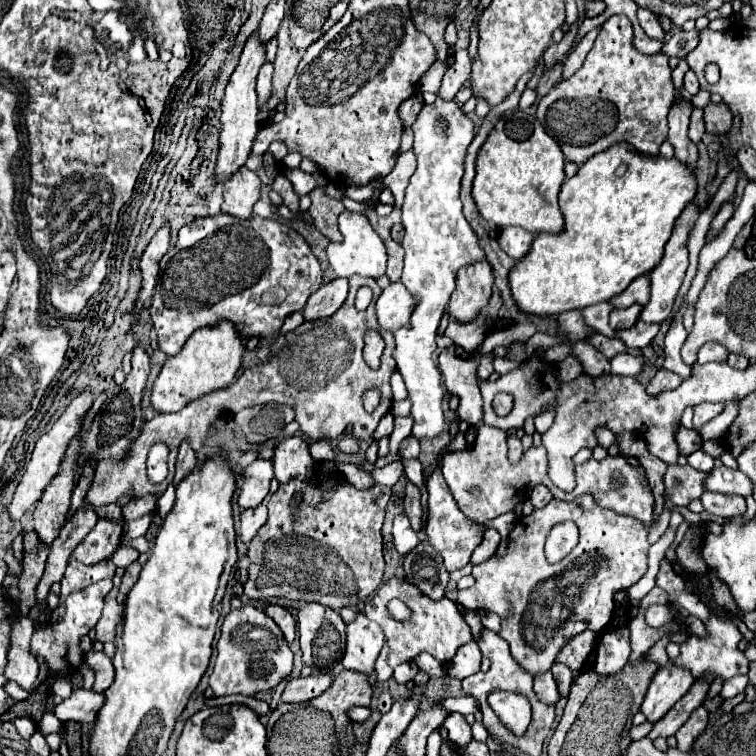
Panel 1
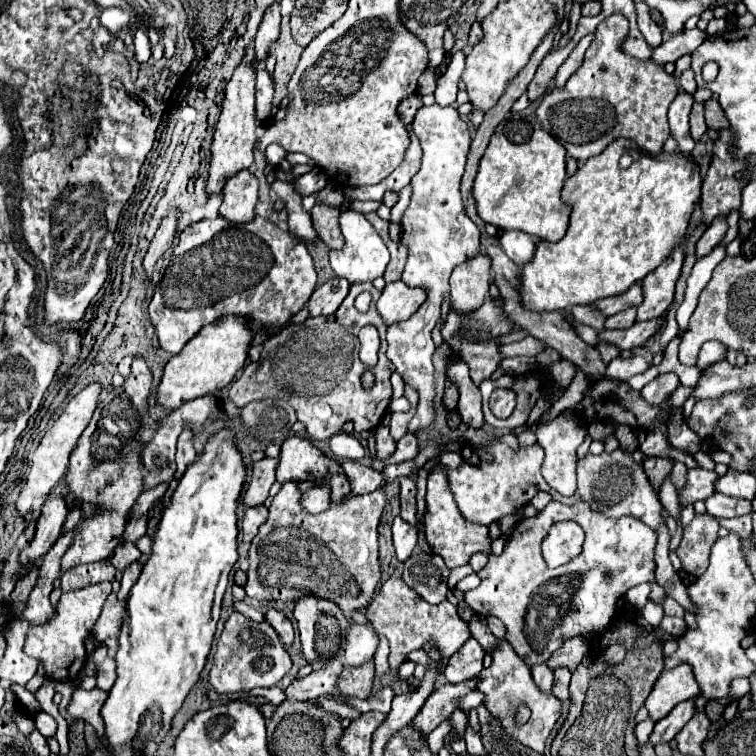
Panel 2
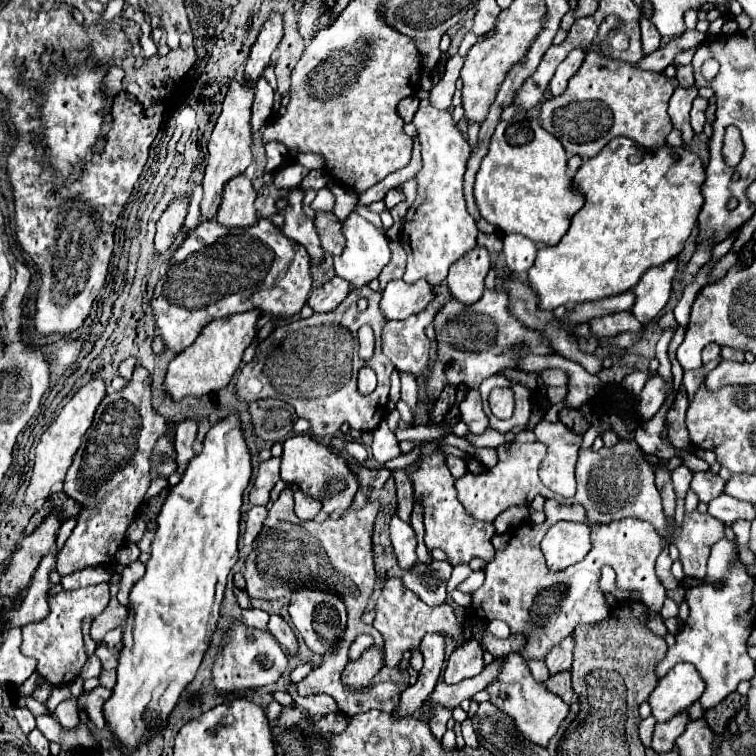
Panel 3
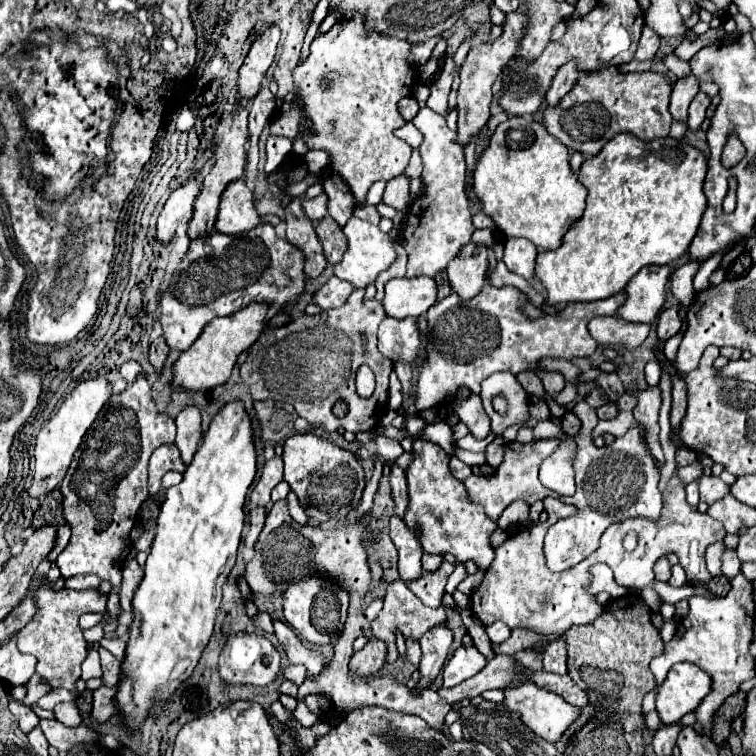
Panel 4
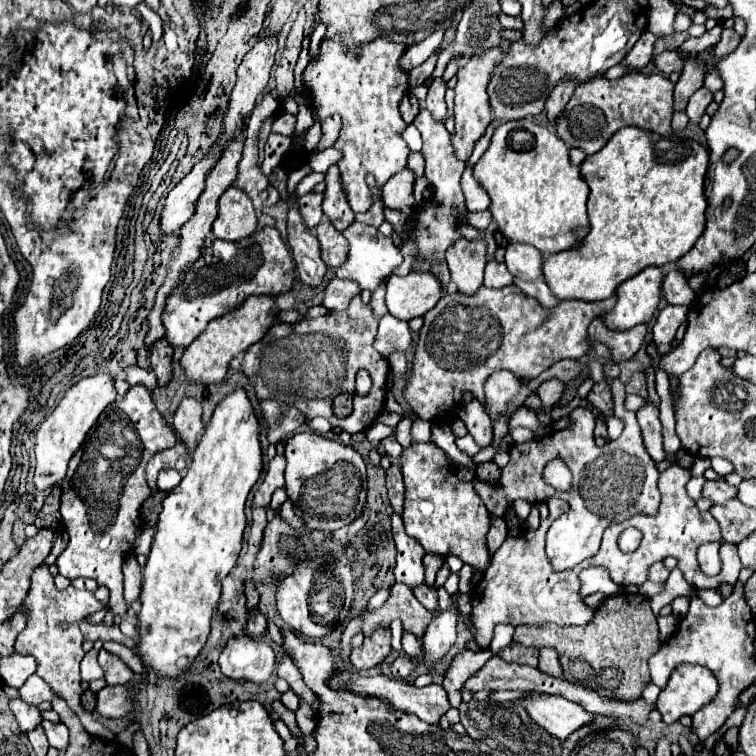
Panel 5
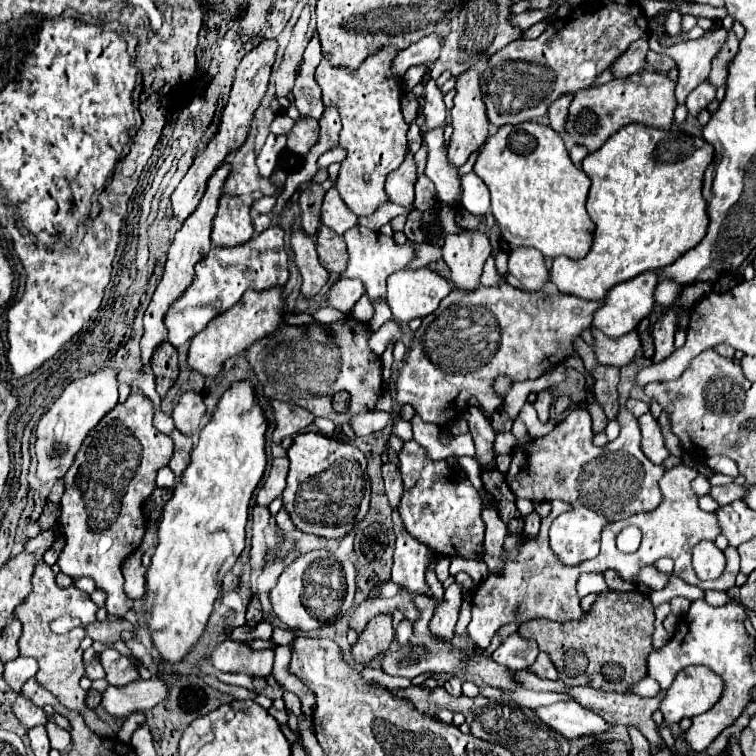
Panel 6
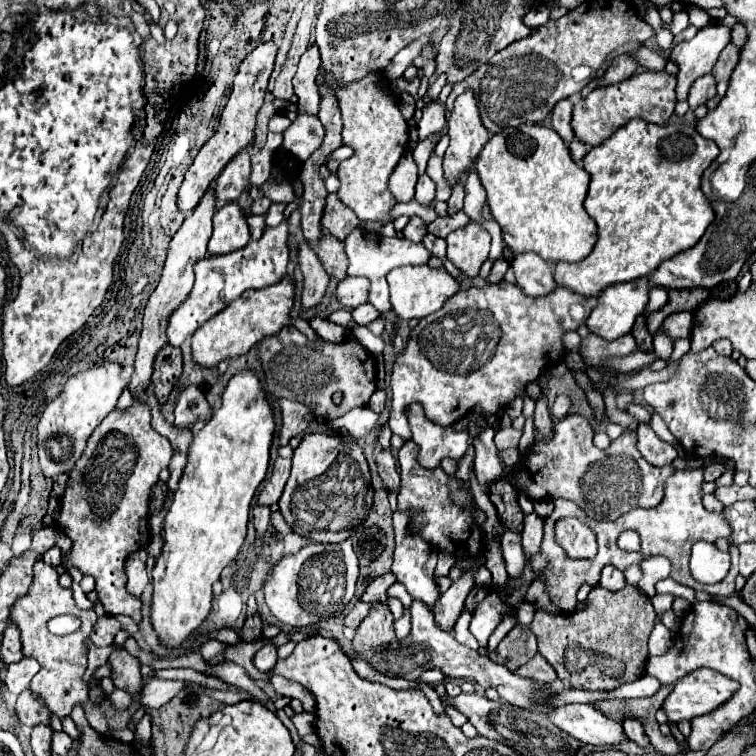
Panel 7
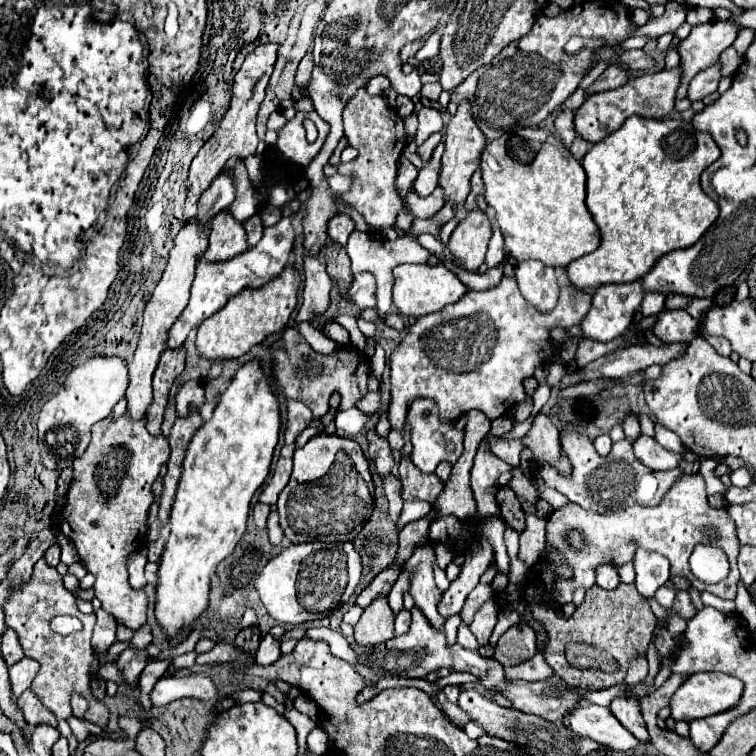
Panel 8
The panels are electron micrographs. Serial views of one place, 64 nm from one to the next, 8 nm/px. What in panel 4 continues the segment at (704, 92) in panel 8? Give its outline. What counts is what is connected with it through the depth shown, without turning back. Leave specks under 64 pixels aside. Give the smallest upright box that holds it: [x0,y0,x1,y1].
[688,92,710,130]

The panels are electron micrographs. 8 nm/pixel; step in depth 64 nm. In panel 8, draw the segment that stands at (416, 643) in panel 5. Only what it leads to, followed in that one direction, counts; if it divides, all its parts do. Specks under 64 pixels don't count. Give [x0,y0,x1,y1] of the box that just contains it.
[396,610,410,636]

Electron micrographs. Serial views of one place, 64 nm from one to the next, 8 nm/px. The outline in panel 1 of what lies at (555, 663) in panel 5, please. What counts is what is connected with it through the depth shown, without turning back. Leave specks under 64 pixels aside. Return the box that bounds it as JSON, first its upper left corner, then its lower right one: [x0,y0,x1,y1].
[556,630,600,672]

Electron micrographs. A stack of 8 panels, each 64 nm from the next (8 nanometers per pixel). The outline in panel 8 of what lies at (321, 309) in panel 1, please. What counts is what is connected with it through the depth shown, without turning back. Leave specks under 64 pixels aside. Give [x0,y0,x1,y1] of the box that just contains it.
[346,274,374,308]

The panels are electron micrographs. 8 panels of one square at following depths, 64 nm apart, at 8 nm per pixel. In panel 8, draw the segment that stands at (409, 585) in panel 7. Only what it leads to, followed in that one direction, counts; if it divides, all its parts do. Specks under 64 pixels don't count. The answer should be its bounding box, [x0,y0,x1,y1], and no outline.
[396,502,444,628]

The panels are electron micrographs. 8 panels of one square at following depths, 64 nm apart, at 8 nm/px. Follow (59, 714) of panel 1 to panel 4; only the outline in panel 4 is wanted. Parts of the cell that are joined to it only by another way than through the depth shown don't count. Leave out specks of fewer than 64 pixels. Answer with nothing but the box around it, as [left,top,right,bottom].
[92,686,116,724]

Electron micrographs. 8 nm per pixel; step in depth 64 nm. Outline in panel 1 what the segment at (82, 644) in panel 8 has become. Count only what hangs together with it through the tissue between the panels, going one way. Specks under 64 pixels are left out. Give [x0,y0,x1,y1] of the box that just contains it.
[30,580,112,676]

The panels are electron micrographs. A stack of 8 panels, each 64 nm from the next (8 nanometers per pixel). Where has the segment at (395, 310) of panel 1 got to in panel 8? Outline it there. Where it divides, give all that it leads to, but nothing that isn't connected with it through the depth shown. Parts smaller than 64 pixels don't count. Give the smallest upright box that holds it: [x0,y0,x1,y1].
[392,264,466,318]

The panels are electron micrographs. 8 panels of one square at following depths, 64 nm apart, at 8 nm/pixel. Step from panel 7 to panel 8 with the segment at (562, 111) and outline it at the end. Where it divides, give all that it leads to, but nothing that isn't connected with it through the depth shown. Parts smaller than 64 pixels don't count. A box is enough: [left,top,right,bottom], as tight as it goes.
[554,108,576,146]

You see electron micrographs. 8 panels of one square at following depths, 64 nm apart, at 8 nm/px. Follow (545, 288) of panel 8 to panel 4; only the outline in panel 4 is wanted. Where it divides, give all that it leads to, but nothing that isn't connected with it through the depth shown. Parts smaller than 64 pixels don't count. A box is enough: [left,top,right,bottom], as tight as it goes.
[504,238,538,278]

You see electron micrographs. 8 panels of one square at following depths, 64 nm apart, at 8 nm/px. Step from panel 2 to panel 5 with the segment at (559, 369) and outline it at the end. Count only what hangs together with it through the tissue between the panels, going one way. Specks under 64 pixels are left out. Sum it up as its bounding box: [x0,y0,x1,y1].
[538,378,564,410]

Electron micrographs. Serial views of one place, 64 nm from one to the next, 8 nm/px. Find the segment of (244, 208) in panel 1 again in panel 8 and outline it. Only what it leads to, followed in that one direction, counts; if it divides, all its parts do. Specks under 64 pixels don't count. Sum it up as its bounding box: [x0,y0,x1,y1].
[204,210,248,260]

